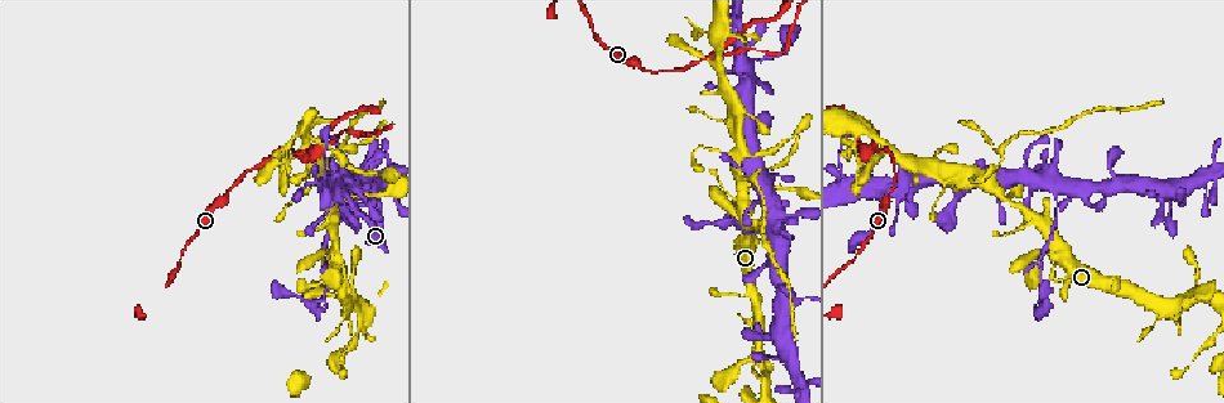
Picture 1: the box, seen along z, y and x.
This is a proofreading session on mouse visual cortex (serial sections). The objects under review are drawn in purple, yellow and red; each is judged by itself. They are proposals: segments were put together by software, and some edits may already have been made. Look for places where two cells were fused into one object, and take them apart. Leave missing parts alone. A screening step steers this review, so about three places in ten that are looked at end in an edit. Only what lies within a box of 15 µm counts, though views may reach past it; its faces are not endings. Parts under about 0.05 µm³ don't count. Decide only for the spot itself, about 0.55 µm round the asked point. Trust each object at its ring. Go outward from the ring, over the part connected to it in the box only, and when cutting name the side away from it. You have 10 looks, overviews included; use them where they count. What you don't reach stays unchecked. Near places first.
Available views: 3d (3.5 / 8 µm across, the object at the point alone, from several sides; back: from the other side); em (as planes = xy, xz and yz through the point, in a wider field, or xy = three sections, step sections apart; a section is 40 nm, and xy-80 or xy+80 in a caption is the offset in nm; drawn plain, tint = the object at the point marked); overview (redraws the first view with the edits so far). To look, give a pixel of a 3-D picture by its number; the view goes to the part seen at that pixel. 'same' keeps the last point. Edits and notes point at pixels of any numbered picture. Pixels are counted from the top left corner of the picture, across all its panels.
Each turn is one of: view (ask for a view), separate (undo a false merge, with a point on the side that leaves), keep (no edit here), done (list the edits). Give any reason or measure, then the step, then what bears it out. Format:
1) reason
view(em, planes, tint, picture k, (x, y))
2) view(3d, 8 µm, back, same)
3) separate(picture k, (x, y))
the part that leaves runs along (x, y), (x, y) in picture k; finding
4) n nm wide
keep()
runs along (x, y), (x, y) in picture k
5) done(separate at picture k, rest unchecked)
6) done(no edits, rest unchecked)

thick turns thin
view(3d, 3.5 µm, picture 1, (749, 72))

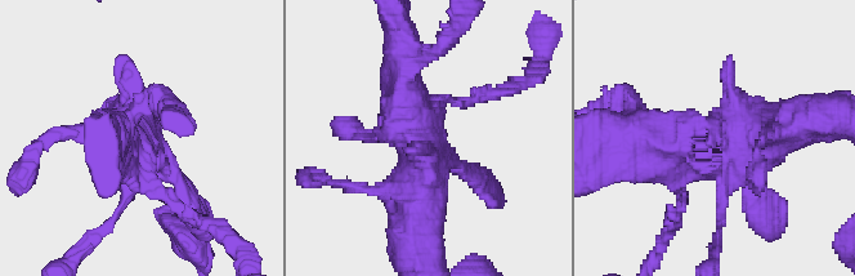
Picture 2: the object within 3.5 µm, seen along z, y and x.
keep()
runs along (681, 209), (701, 154), (793, 127) in picture 2; one cell here

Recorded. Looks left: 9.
view(3d, 3.5 µm, back, picture 1, (754, 117))

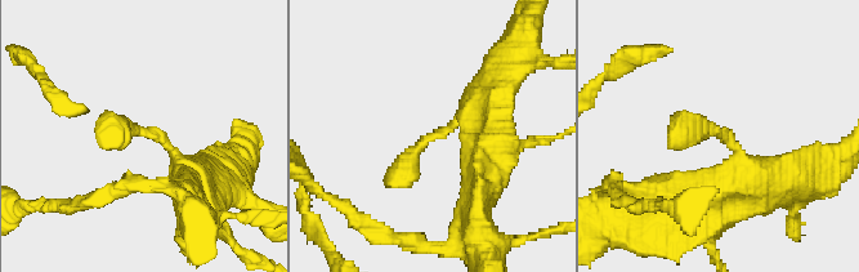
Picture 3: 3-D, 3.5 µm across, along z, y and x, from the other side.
shape alone is not enough
view(em, xy, step 2, tint, picture 3, (720, 135))

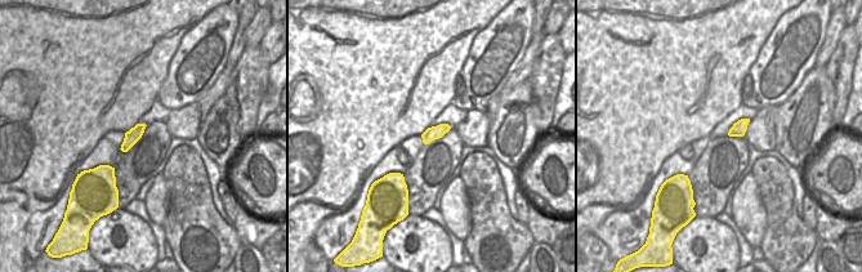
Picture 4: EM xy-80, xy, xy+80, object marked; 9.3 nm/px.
view(em, xy, step 5, tint, same)

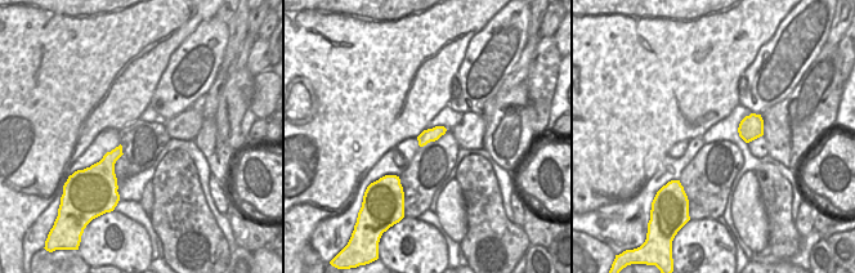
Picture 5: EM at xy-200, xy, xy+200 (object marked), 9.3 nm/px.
keep()
runs along (474, 124), (479, 114), (462, 114), (388, 183) in picture 3; all the same cell

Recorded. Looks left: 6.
two arms at a narrow angle
view(3d, 8 µm, picture 1, (706, 56))

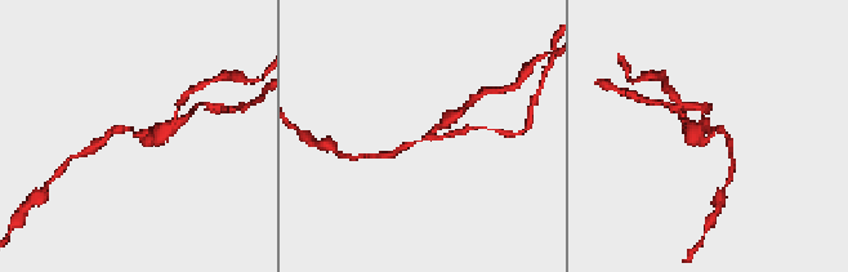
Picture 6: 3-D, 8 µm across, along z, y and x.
view(3d, 3.5 µm, back, picture 6, (134, 135))

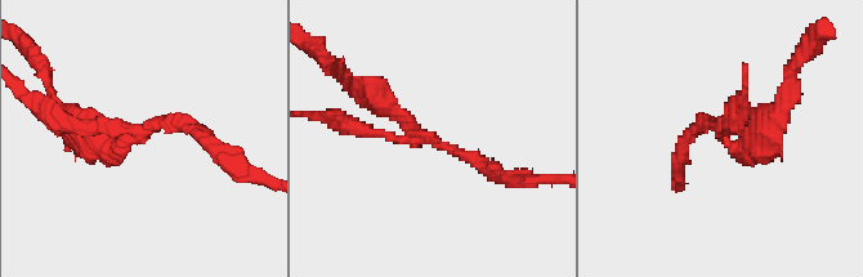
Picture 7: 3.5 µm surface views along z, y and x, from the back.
3 arms; arms of 150, 150, 200 nm
view(em, xy, step 5, tint, picture 7, (148, 130))

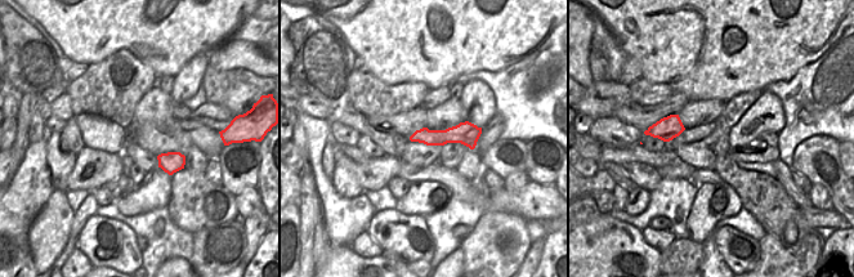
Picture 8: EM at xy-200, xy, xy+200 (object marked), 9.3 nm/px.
separate(picture 7, (360, 126))
the part that leaves runs along (412, 139), (369, 133), (325, 116) in picture 7; two cells meet here

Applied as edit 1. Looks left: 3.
two arms in line, one across
view(3d, 3.5 µm, picture 1, (748, 177))

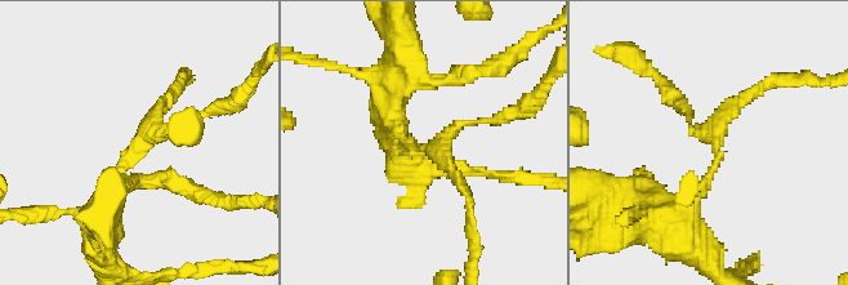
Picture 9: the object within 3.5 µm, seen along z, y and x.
3 arms; arms of 100, 150, 200 nm
view(em, xy, step 1, tint, picture 9, (715, 139))

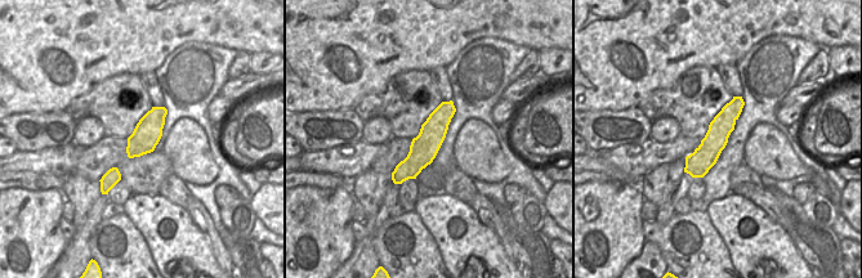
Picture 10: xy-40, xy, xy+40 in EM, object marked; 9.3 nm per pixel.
view(em, xy, step 3, tint, same)

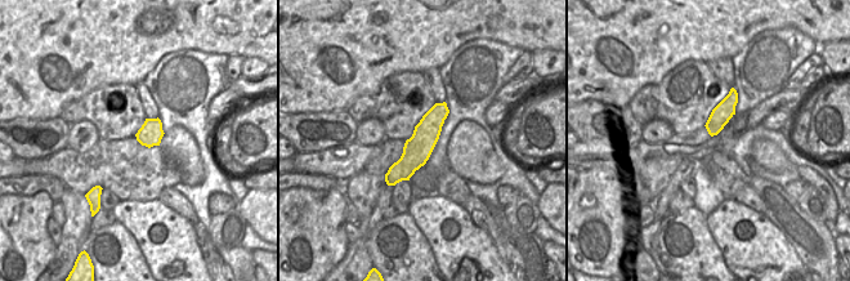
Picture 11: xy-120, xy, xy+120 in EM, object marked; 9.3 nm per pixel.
separate(picture 9, (750, 94))
the part that leaves runs along (717, 141), (736, 105), (799, 78) in picture 9; a second cell is stuck on

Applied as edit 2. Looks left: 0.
done(separate at picture 7, separate at picture 9, rest unchecked)

